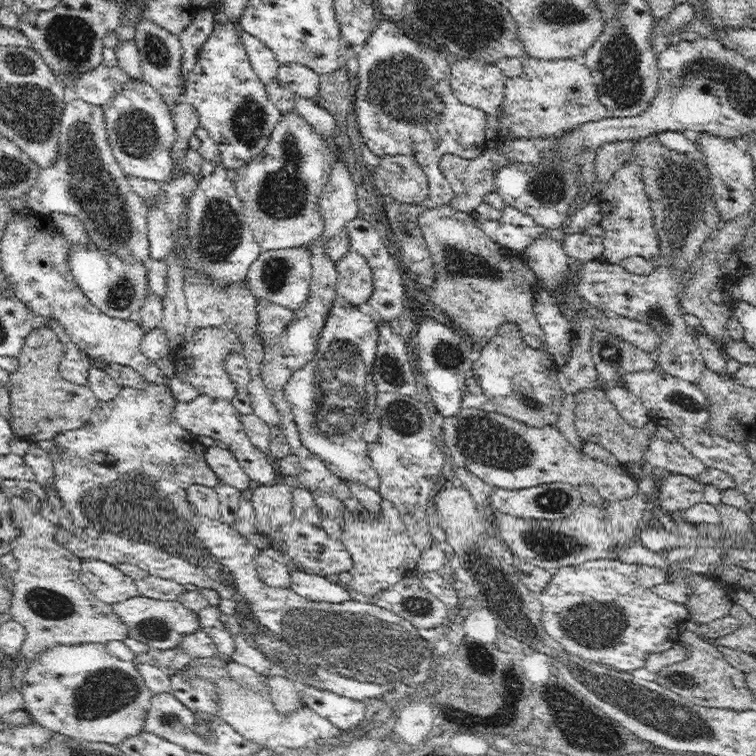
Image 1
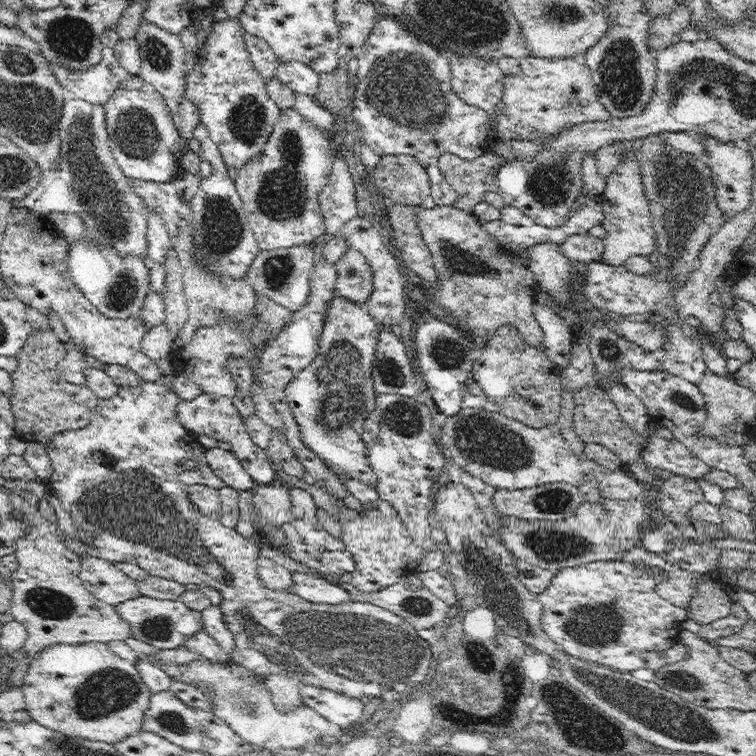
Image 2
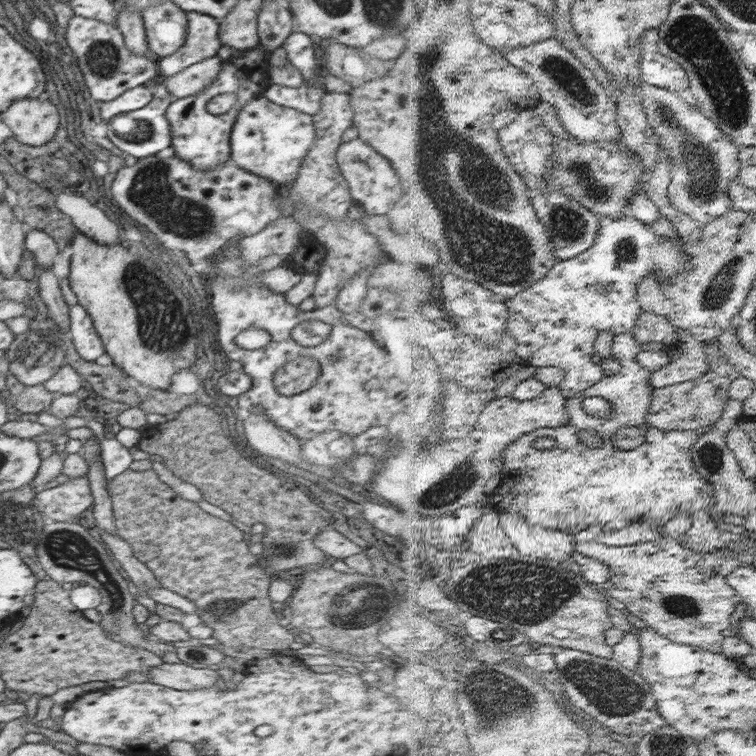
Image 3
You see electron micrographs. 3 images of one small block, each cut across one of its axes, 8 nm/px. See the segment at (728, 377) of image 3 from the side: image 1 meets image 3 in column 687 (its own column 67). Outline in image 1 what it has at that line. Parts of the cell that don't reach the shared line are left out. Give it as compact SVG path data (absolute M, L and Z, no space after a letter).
M50 327L34 330L26 340L17 356L17 369L10 373L10 409L15 437L29 443L40 443L42 440L51 440L62 431L84 428L91 421L99 398L87 384L78 385L60 378L57 366L65 354L64 344Z

